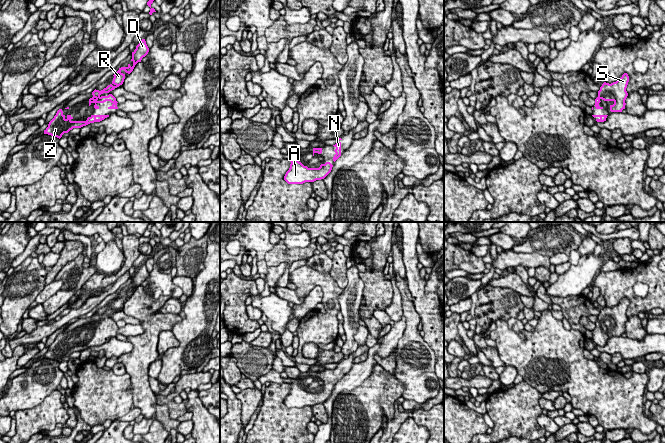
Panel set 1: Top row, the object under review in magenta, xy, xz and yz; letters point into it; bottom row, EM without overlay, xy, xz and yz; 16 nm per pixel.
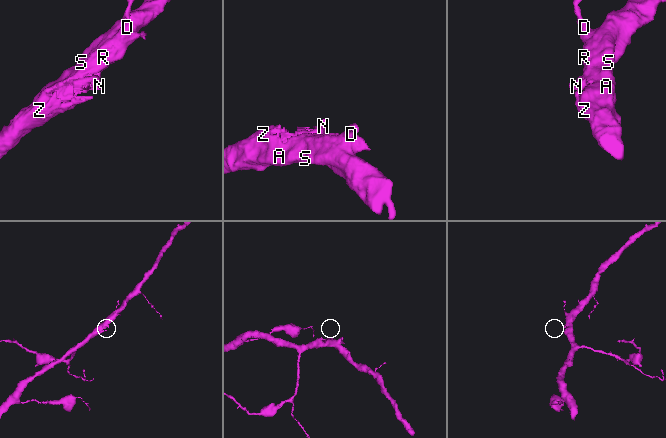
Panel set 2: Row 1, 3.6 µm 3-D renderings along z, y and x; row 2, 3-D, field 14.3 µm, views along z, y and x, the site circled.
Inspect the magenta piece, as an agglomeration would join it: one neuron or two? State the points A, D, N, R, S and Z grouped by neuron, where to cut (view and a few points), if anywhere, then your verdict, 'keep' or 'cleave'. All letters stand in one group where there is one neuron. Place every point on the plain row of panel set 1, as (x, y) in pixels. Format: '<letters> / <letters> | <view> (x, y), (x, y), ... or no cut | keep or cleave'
A D N R S Z | no cut | keep

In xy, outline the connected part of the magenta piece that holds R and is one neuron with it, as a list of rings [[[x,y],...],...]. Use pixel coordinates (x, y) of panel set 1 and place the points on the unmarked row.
[[[142,263],[141,266],[136,270],[136,273],[132,276],[132,283],[133,290],[131,291],[130,288],[128,288],[127,291],[121,291],[119,294],[113,299],[113,305],[110,309],[108,309],[103,314],[94,314],[92,316],[93,321],[89,323],[89,330],[94,327],[94,332],[99,333],[98,327],[104,327],[106,325],[110,325],[112,329],[108,331],[108,333],[118,333],[117,331],[117,325],[116,322],[110,318],[109,316],[114,314],[115,312],[119,311],[123,308],[125,303],[125,298],[123,298],[121,295],[124,294],[126,297],[130,298],[135,289],[138,286],[141,286],[142,282],[145,281],[149,276],[149,272],[146,268],[145,263]]]

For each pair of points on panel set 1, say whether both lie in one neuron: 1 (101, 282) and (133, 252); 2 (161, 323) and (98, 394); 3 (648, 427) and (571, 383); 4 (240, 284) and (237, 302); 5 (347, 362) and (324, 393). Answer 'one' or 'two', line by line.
1: one
2: two
3: one
4: one
5: one

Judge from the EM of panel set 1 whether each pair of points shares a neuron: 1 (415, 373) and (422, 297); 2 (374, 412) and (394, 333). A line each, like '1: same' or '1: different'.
1: different
2: different

